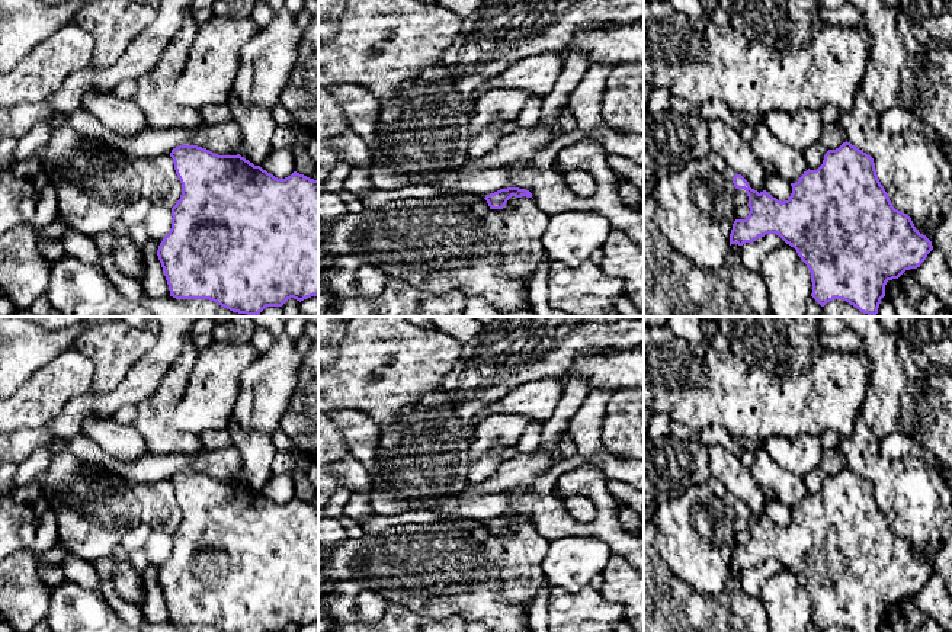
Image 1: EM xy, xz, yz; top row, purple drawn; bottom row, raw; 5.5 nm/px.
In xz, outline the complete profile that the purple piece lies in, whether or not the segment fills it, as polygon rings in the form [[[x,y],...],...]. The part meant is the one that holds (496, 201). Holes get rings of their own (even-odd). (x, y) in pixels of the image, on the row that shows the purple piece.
[[[507,187],[507,189],[500,189],[494,193],[490,193],[484,199],[487,200],[490,209],[503,209],[512,196],[515,196],[515,198],[522,198],[522,196],[532,198],[532,193],[526,189]]]

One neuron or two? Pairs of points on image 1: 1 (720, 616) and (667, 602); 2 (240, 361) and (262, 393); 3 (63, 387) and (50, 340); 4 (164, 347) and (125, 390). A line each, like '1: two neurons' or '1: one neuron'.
1: one neuron
2: two neurons
3: two neurons
4: one neuron

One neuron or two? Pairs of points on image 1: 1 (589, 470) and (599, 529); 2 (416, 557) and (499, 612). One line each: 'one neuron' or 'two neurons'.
1: one neuron
2: one neuron

